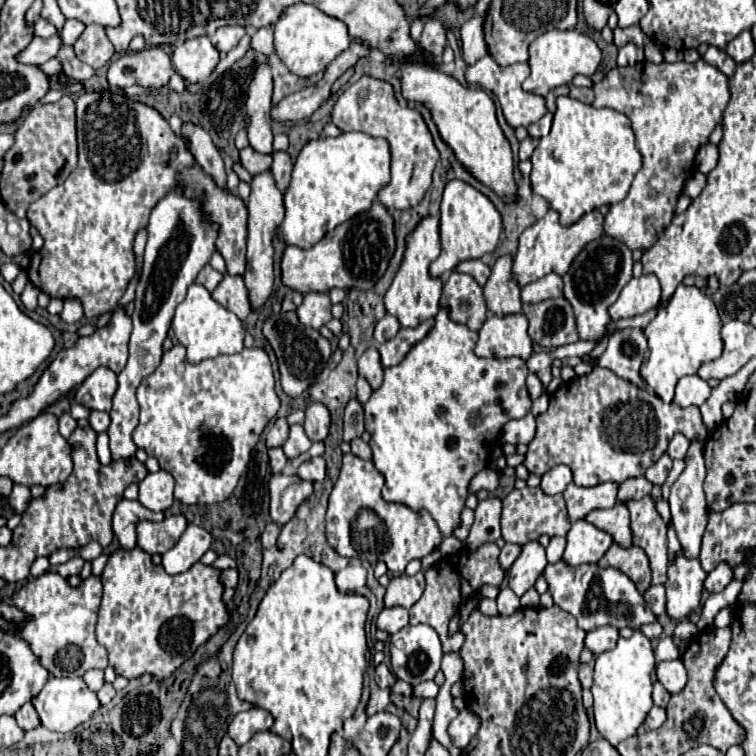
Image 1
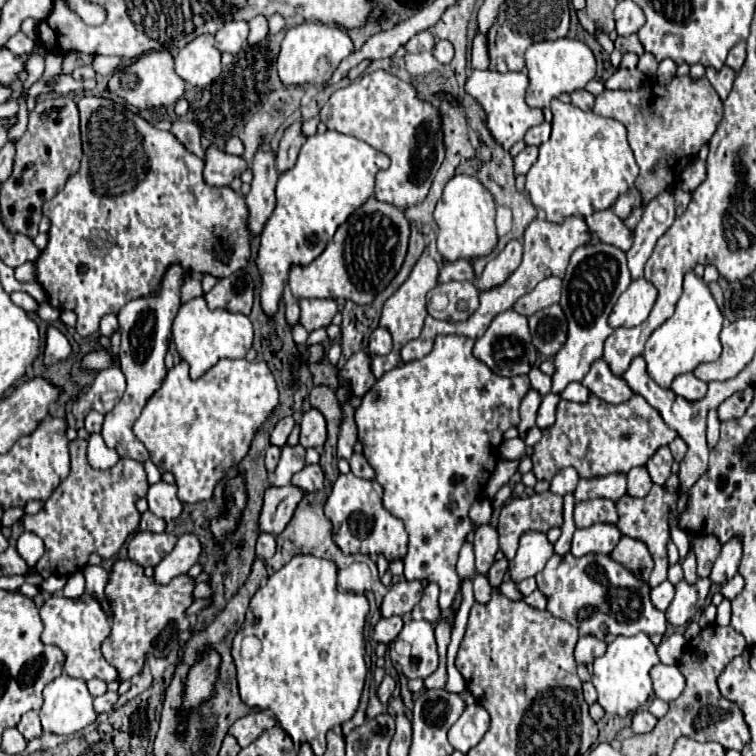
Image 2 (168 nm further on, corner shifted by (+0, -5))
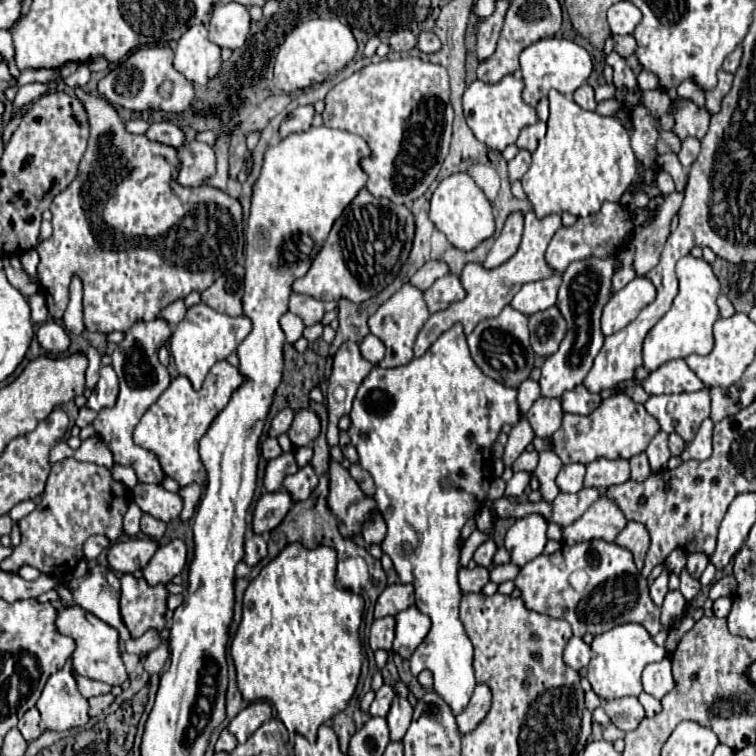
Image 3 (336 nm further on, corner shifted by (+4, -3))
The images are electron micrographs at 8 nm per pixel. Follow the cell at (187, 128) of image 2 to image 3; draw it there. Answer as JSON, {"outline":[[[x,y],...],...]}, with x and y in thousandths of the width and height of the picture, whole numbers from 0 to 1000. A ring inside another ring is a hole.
{"outline":[[[205,161],[205,164],[200,164],[194,169],[192,180],[197,185],[202,185],[202,188],[213,188],[213,190],[229,193],[229,196],[234,196],[234,193],[239,193],[245,188],[239,172],[226,161]]]}

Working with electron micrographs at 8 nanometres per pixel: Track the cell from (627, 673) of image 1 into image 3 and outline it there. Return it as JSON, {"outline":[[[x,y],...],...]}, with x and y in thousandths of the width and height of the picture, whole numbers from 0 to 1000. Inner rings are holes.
{"outline":[[[840,823],[813,828],[811,833],[803,833],[800,839],[792,839],[782,849],[784,870],[776,884],[776,899],[782,902],[787,918],[800,923],[821,923],[821,921],[845,921],[851,915],[848,910],[848,889],[856,878],[877,873],[882,868],[882,860],[869,854],[858,836]]]}

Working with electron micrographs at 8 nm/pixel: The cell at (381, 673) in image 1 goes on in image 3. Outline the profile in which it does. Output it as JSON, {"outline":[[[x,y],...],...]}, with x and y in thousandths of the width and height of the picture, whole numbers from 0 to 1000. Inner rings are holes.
{"outline":[[[504,907],[499,915],[496,915],[496,926],[488,937],[488,947],[504,947],[509,950],[512,942],[515,942],[515,934],[517,934],[517,926],[522,921],[522,913],[517,907]]]}

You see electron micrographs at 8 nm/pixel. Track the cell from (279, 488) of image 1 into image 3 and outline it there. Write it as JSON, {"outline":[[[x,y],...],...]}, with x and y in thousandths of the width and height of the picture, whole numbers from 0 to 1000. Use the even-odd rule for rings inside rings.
{"outline":[[[377,648],[361,651],[361,653],[348,653],[337,669],[337,680],[335,680],[335,704],[337,706],[348,706],[361,701],[364,696],[372,693],[372,688],[377,685],[377,680],[382,677],[388,661]]]}

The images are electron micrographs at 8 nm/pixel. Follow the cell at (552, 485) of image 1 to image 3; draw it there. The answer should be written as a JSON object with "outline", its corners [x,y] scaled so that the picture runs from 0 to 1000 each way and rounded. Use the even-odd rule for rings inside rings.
{"outline":[[[750,614],[737,630],[737,643],[742,651],[766,651],[771,646],[774,614]]]}

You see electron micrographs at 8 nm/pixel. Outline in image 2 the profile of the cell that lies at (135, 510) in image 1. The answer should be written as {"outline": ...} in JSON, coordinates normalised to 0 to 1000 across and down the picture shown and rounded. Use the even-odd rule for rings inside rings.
{"outline":[[[197,675],[192,680],[187,680],[184,688],[184,701],[197,701],[197,704],[216,704],[218,701],[218,688],[202,683]]]}

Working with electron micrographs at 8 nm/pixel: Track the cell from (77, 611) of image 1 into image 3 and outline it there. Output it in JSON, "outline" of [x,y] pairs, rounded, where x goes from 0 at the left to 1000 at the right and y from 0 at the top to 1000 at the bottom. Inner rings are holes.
{"outline":[[[97,802],[97,804],[83,804],[78,807],[78,817],[75,817],[75,833],[81,839],[89,839],[99,847],[102,857],[94,868],[97,873],[97,886],[107,894],[123,897],[123,899],[134,899],[142,902],[147,907],[163,905],[168,899],[168,889],[165,889],[165,878],[160,873],[160,860],[157,860],[157,839],[155,833],[149,833],[149,828],[134,823],[128,815],[118,812],[115,807]]]}

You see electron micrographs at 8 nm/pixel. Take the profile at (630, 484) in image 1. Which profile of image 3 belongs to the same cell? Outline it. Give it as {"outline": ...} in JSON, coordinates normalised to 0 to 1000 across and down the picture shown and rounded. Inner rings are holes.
{"outline":[[[853,598],[837,603],[837,606],[832,608],[832,614],[835,614],[835,635],[848,638],[848,635],[853,635],[853,632],[861,627],[858,608],[856,608],[856,601],[853,601]]]}

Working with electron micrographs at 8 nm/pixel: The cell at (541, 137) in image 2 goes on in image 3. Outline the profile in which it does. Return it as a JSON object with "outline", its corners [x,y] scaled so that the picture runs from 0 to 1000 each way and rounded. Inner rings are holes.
{"outline":[[[710,161],[710,164],[705,164],[705,167],[694,167],[692,172],[689,172],[689,177],[687,177],[687,183],[684,183],[684,193],[687,196],[694,196],[694,198],[700,198],[700,201],[705,201],[708,196],[710,196],[710,188],[716,185],[721,180],[721,167],[716,164],[716,161]]]}

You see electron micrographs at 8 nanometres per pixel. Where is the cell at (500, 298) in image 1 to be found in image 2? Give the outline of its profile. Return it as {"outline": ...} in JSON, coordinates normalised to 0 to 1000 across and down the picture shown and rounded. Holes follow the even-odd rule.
{"outline":[[[676,317],[663,336],[657,336],[639,357],[636,368],[631,368],[628,378],[636,386],[644,386],[647,381],[657,381],[657,376],[665,376],[689,349],[692,323],[687,317]]]}

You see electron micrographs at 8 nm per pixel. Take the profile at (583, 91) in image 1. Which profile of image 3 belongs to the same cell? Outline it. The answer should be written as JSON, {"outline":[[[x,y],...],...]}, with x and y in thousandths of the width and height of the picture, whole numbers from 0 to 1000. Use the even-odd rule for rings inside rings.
{"outline":[[[771,111],[769,116],[763,116],[761,124],[758,124],[758,130],[761,130],[761,135],[763,135],[769,143],[774,143],[774,146],[787,146],[787,140],[790,140],[784,116],[782,116],[779,111]]]}

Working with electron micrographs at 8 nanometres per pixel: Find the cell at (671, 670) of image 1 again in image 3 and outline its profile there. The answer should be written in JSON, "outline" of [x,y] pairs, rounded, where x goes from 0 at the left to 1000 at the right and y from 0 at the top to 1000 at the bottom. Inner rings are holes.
{"outline":[[[880,870],[880,873],[869,876],[869,878],[853,881],[848,902],[851,902],[851,913],[856,918],[861,918],[864,923],[869,923],[869,926],[874,926],[882,915],[888,915],[890,907],[893,907],[893,899],[888,894],[885,870]]]}

